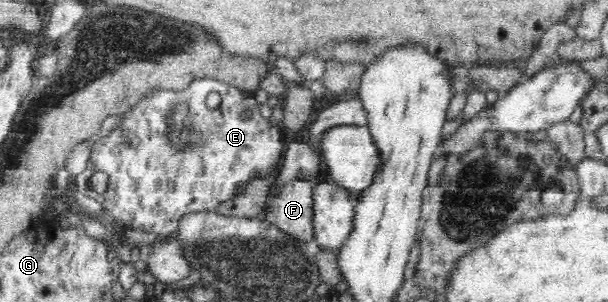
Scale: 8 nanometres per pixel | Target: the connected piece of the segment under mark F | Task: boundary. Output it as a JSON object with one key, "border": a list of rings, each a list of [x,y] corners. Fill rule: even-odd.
{"border":[[[311,180],[278,184],[274,199],[262,216],[285,233],[303,242],[314,241],[314,188]]]}

